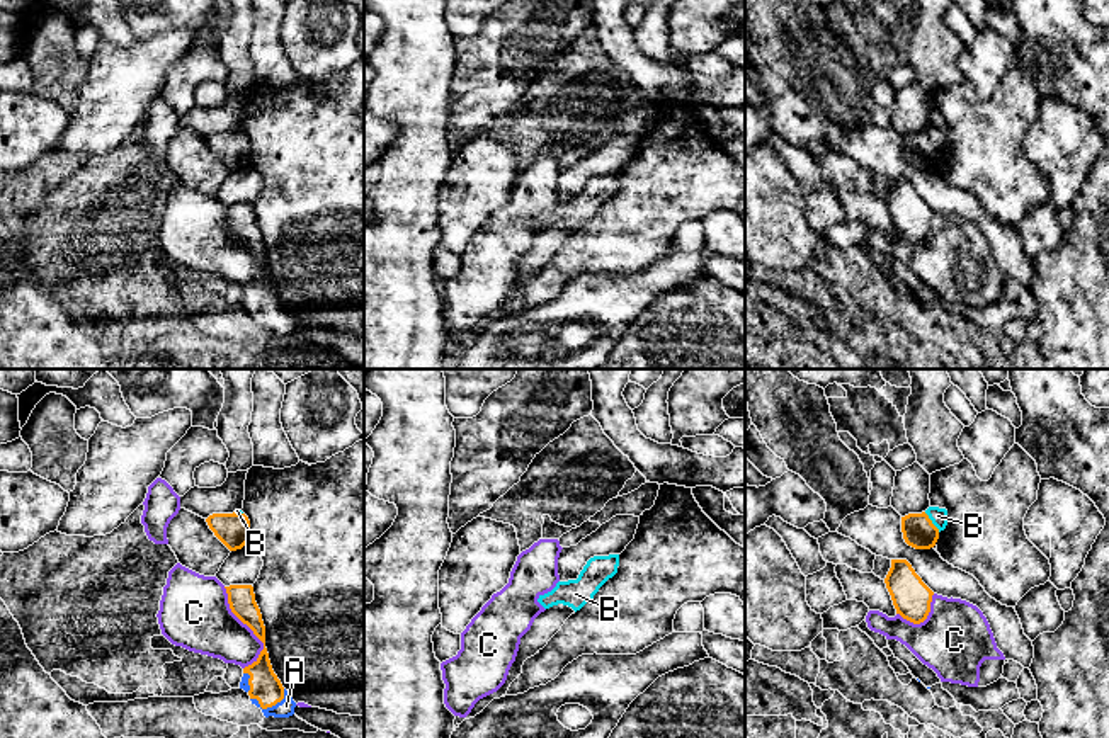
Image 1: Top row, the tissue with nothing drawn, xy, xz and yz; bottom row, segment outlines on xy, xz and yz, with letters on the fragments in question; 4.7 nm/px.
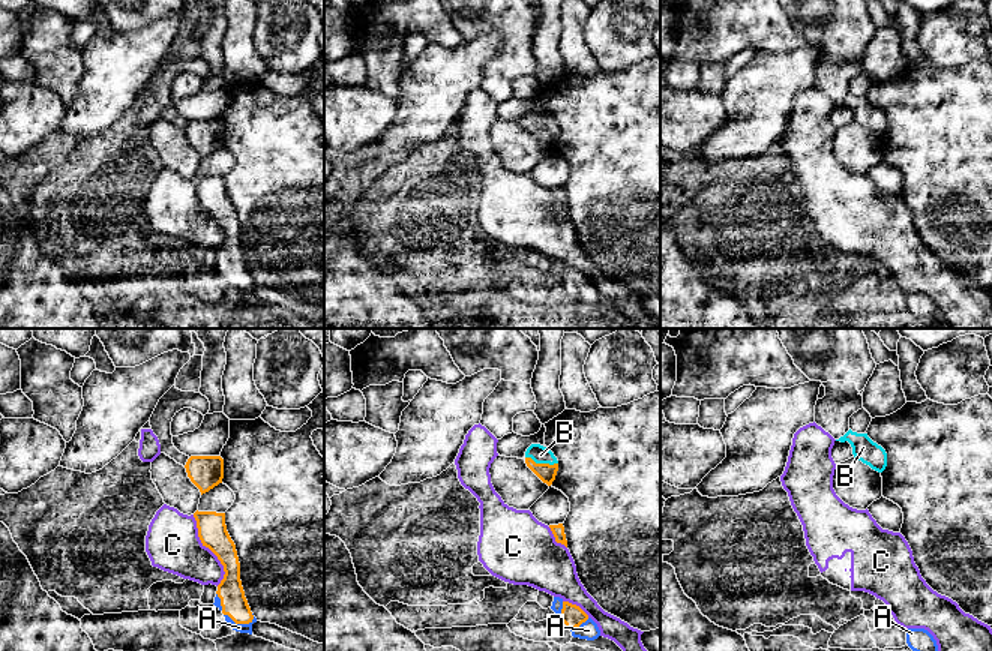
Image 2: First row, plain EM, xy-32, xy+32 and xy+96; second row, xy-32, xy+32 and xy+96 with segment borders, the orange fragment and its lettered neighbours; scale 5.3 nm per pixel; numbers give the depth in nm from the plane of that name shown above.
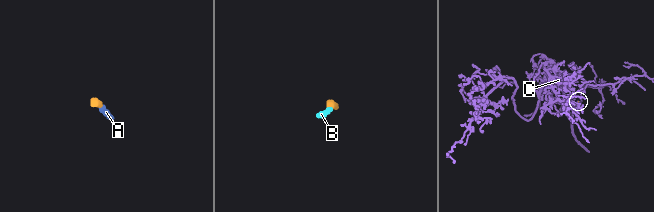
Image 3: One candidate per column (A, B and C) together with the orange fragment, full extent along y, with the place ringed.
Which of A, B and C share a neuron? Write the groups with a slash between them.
A B / C

